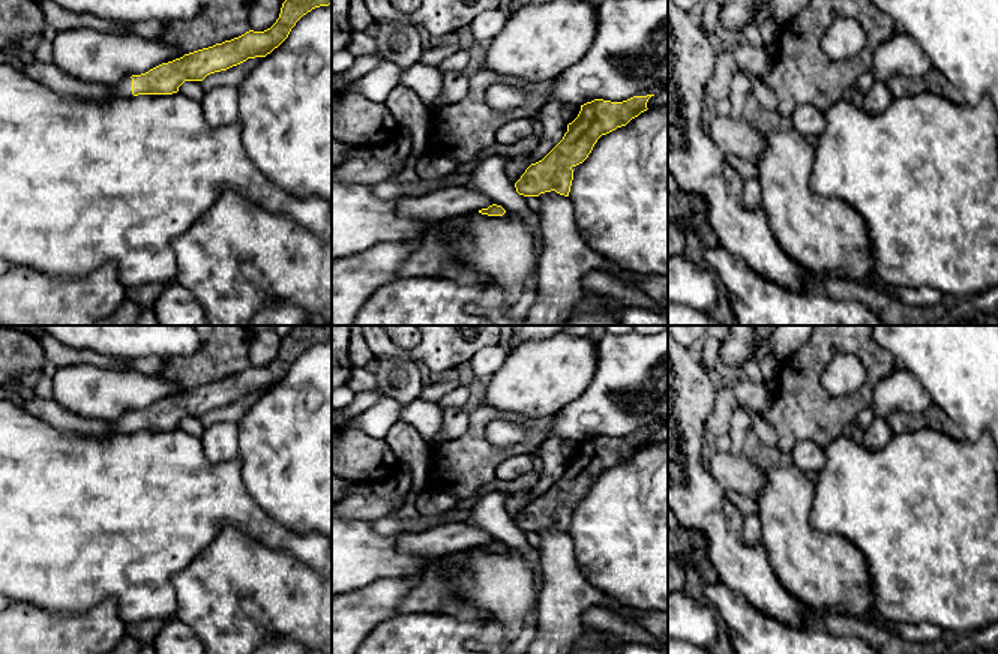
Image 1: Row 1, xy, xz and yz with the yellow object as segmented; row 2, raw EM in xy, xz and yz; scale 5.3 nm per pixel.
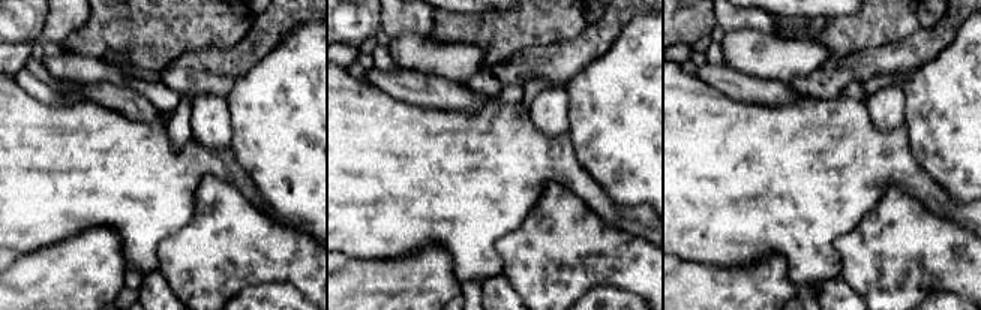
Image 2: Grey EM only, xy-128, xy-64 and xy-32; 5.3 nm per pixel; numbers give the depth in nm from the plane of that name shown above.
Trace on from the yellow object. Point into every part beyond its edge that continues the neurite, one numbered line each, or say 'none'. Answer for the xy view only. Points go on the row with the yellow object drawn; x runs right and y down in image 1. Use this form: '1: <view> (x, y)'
1: xy (123, 89)

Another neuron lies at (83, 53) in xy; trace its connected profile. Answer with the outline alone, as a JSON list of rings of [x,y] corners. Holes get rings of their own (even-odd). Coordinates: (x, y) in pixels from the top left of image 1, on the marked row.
[[[89,27],[59,32],[53,45],[53,63],[84,82],[116,86],[123,78],[185,56],[161,39],[137,33],[102,33]]]

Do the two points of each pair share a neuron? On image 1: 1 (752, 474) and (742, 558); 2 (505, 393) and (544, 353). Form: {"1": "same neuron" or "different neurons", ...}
{"1": "different neurons", "2": "same neuron"}

